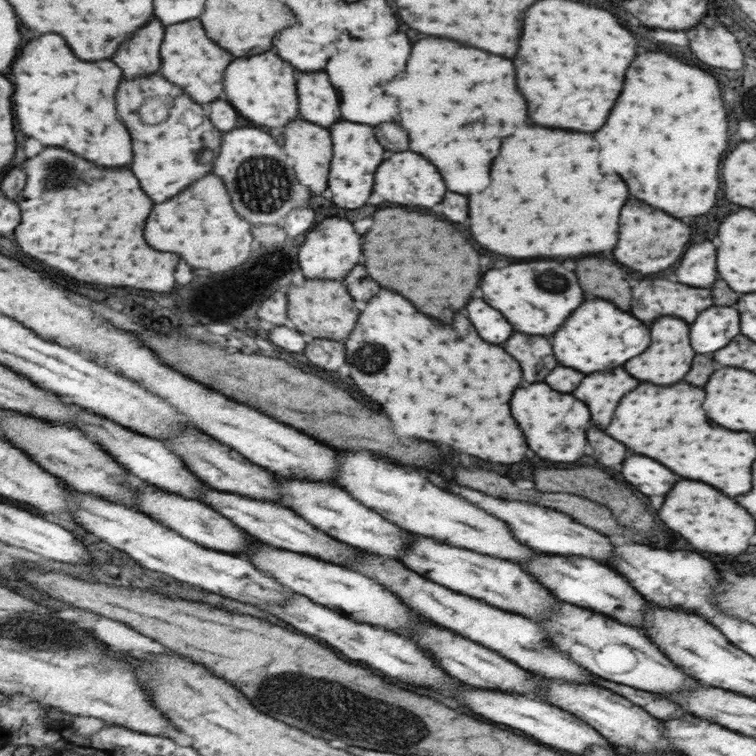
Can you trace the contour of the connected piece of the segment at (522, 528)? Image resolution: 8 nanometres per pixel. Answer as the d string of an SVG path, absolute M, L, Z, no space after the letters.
M451 484L449 492L455 492L455 494L463 496L465 500L471 500L471 504L475 504L475 506L483 508L485 512L491 512L493 516L499 516L499 520L511 524L511 530L515 532L515 538L521 544L527 544L529 548L535 548L539 552L549 552L549 554L557 554L557 556L591 556L591 560L599 560L601 564L605 564L613 556L613 546L611 546L607 536L601 536L599 532L595 532L591 528L585 528L583 524L577 524L575 520L571 520L571 516L567 516L563 512L555 512L555 510L525 504L525 502L491 498L491 496L481 494L481 492L457 486L457 484Z

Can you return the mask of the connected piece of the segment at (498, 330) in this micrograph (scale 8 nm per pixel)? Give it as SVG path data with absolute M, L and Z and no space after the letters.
M471 300L471 304L467 304L465 310L467 310L467 318L471 320L471 324L475 324L475 330L479 332L479 336L483 336L483 340L491 344L499 344L511 336L513 330L507 324L507 320L485 302Z

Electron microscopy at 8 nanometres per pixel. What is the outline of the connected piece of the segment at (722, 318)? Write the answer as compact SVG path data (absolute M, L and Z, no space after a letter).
M707 308L707 312L703 312L695 324L691 324L691 348L695 348L699 354L715 352L733 340L735 334L739 334L739 318L733 308Z

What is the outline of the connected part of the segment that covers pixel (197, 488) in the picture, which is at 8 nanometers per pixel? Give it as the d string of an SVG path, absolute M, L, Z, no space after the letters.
M83 412L83 424L89 430L91 438L95 440L95 436L97 436L97 444L101 444L121 464L125 464L139 482L147 482L147 484L157 486L157 488L161 488L165 492L179 494L179 496L185 496L189 500L197 500L197 502L205 504L203 500L205 500L207 492L213 490L213 488L201 476L197 476L189 468L187 460L181 454L173 452L165 440L157 440L157 438L143 436L139 432L133 432L133 430L129 430L129 428L113 422L113 420L97 416L95 412Z

